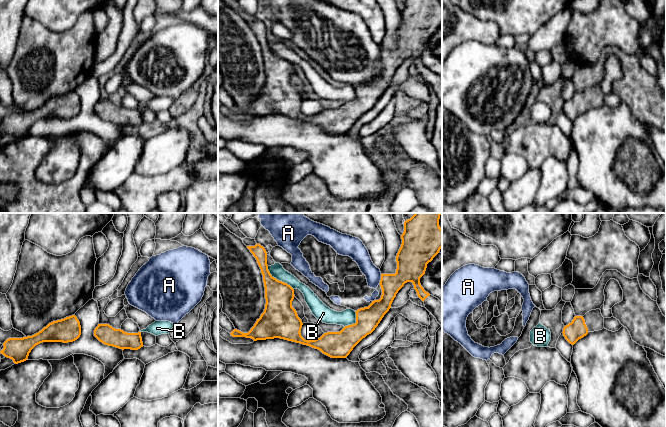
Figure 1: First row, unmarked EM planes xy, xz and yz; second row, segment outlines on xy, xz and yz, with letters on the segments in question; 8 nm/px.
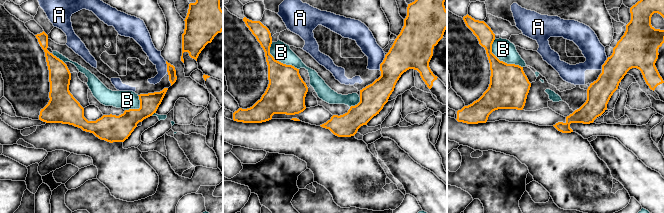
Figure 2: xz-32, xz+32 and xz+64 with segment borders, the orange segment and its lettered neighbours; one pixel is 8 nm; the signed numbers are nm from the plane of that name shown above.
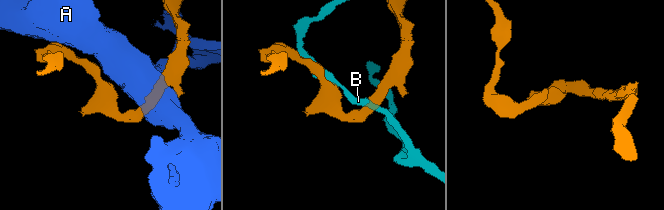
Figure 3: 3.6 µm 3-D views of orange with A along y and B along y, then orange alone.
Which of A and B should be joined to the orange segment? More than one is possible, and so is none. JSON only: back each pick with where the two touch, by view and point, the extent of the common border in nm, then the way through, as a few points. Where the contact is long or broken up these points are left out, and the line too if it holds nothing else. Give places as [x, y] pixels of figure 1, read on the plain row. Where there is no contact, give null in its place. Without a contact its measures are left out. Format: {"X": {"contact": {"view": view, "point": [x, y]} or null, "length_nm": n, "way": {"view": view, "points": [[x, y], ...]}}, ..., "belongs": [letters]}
{"belongs": []}

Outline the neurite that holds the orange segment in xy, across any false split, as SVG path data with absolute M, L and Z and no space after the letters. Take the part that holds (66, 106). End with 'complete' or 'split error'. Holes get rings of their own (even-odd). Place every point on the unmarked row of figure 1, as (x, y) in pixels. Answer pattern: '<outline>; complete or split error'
M75 91L53 97L38 109L23 114L9 114L0 127L15 140L28 136L29 129L38 120L43 118L73 118L81 111L80 98Z; complete

